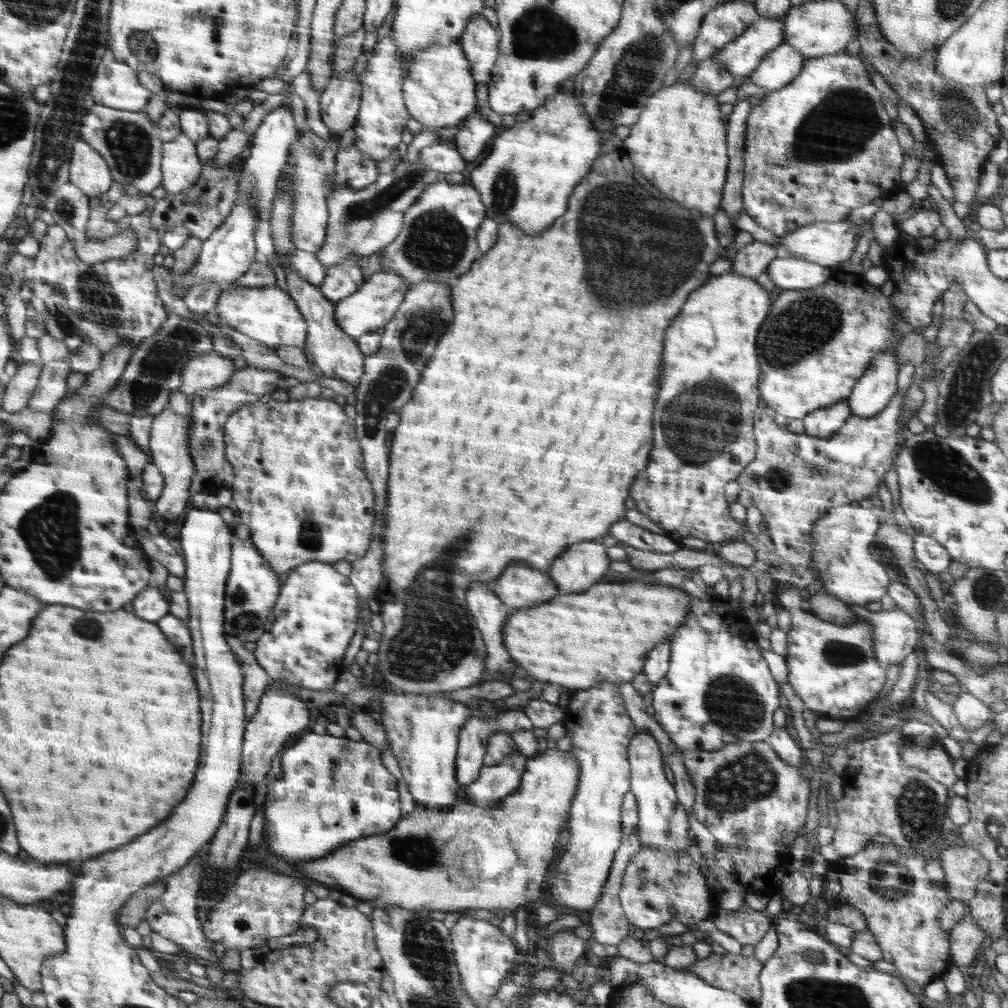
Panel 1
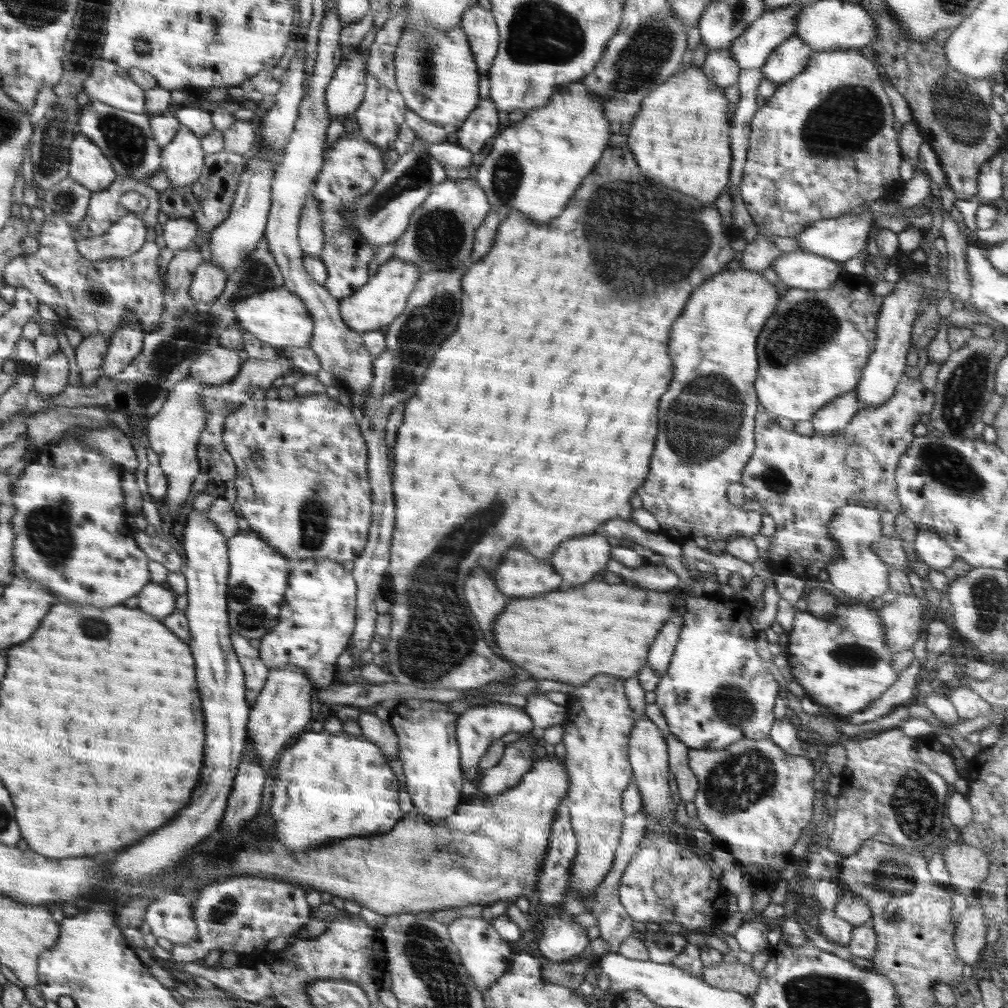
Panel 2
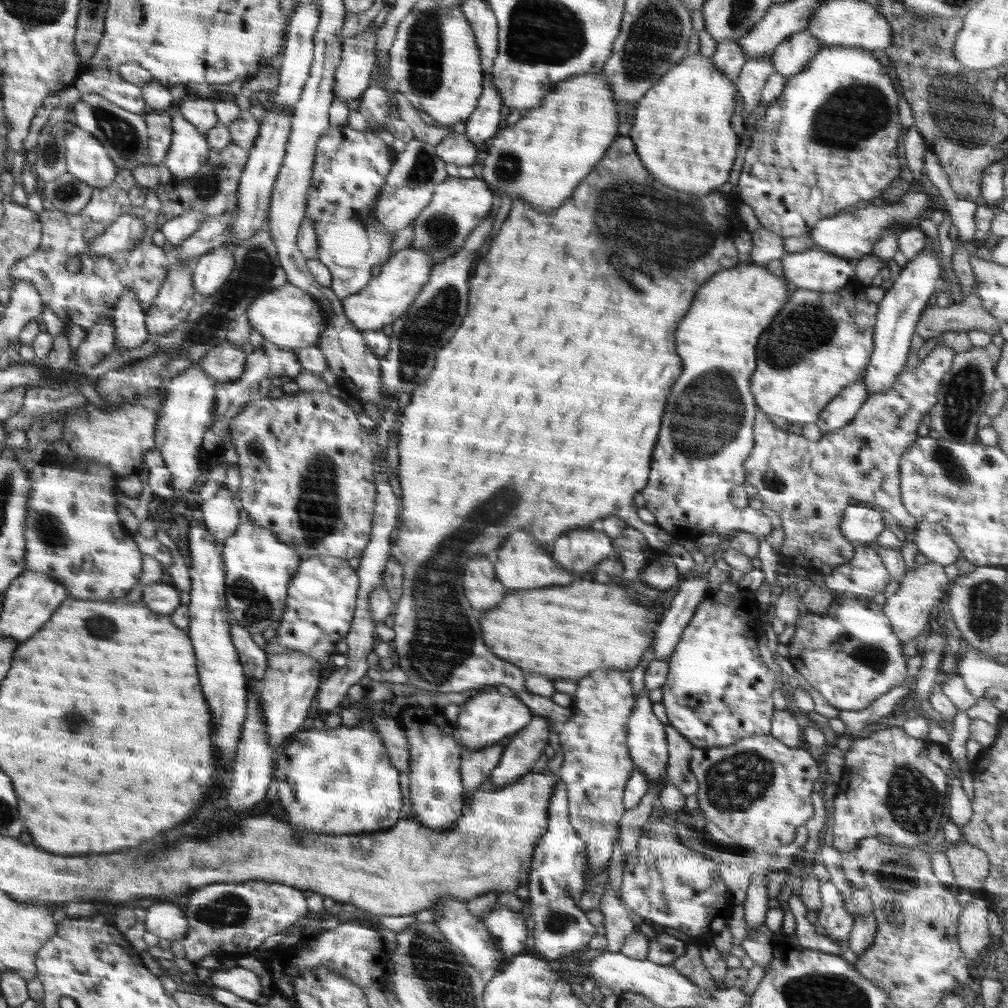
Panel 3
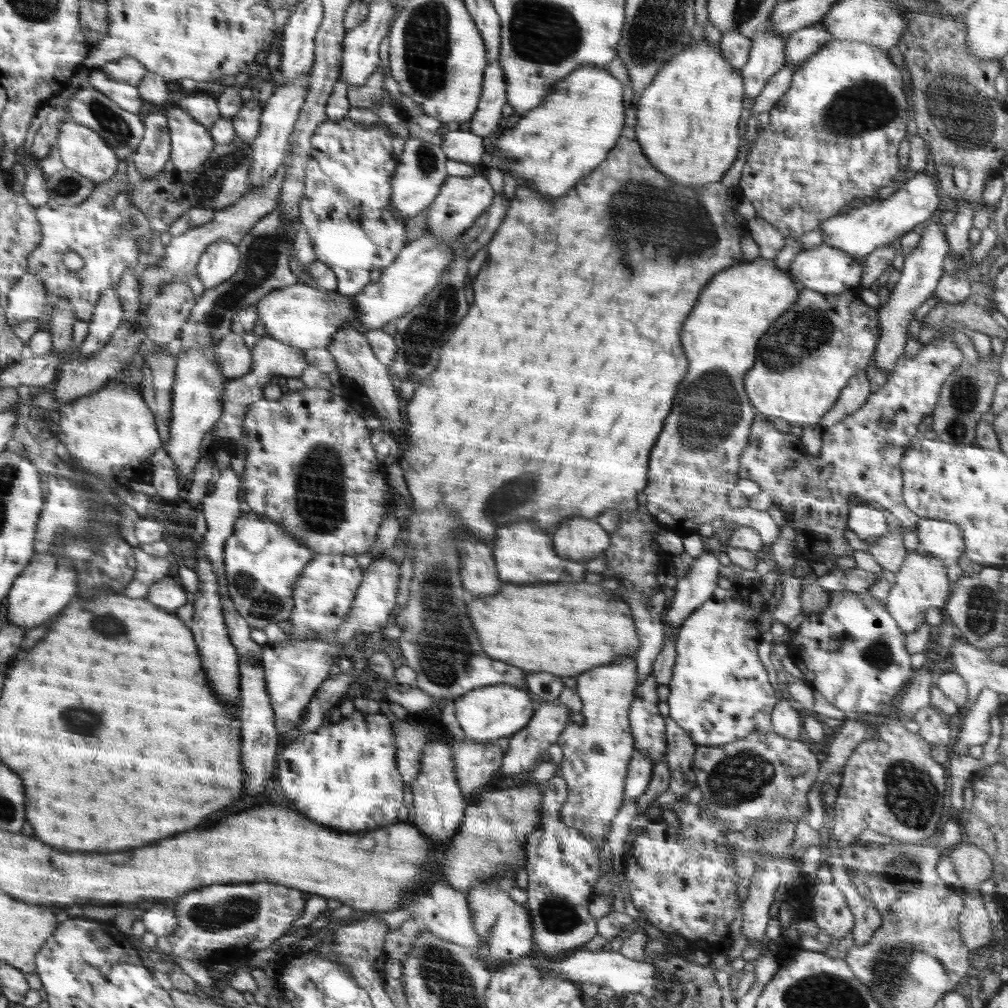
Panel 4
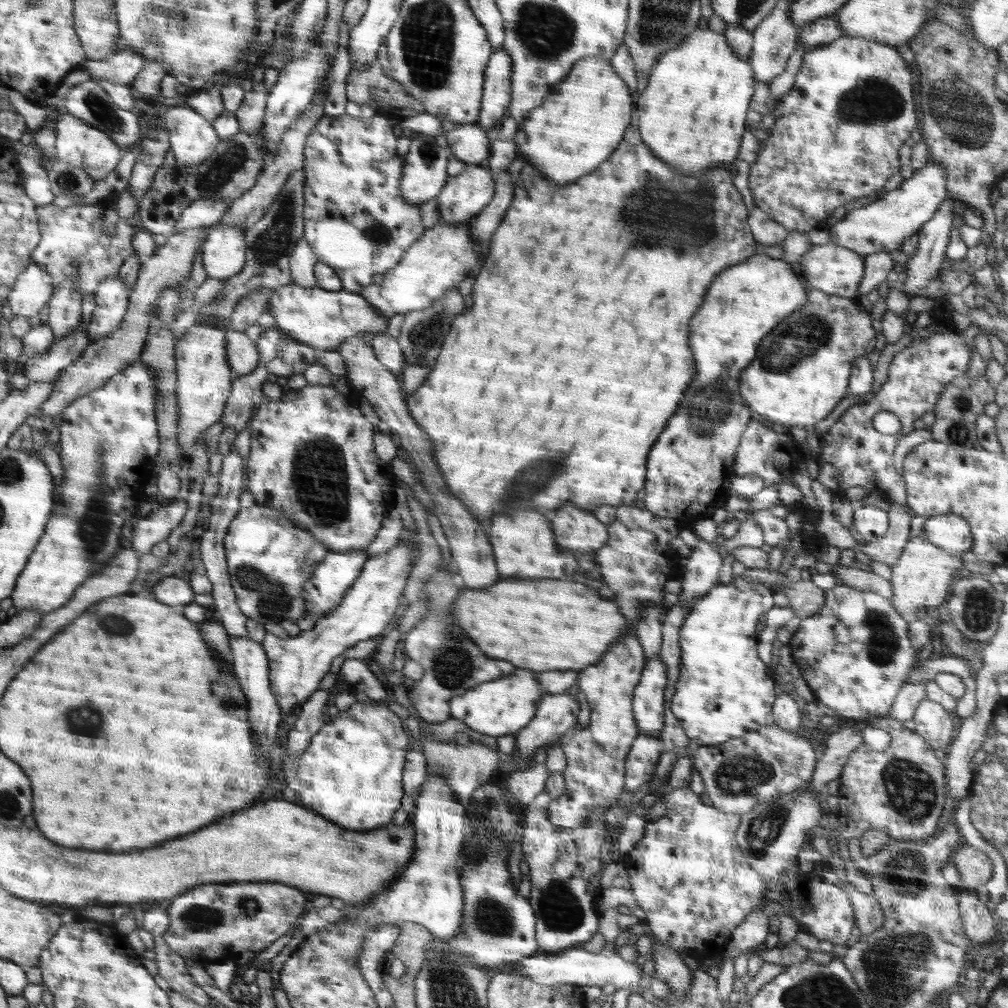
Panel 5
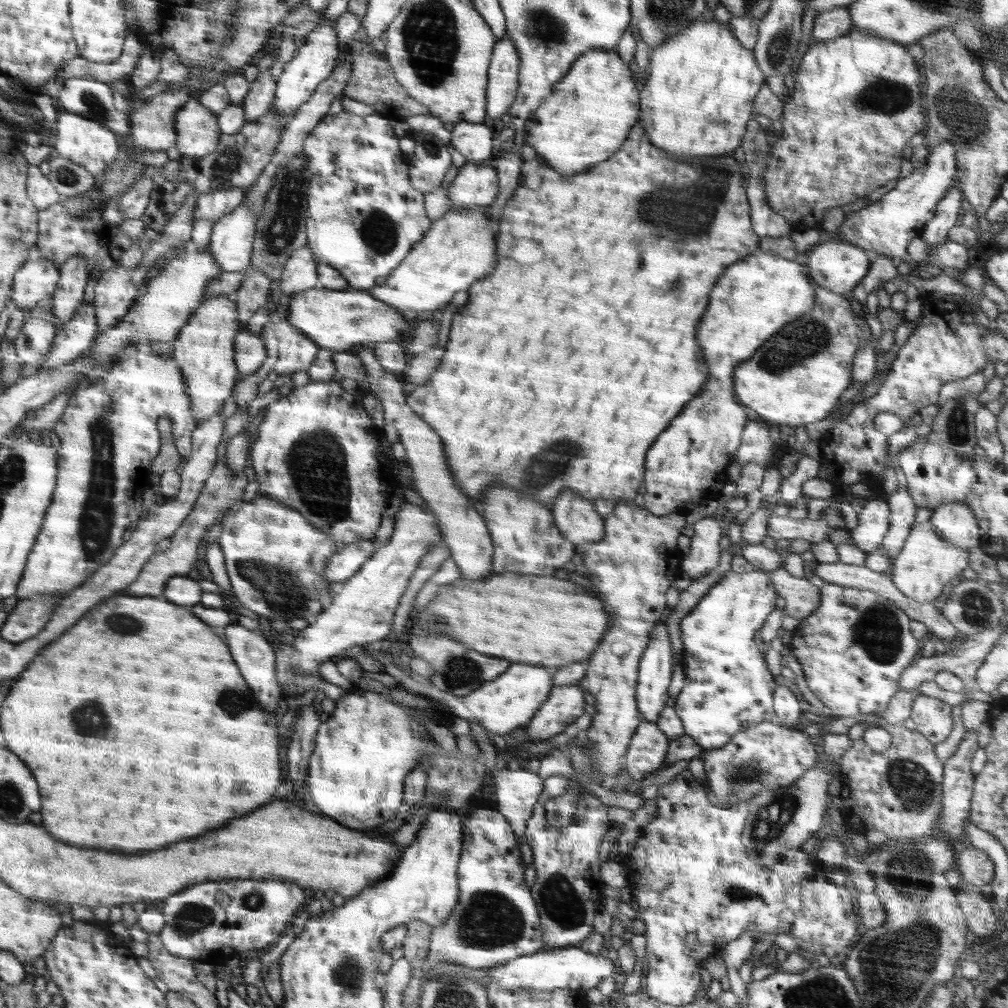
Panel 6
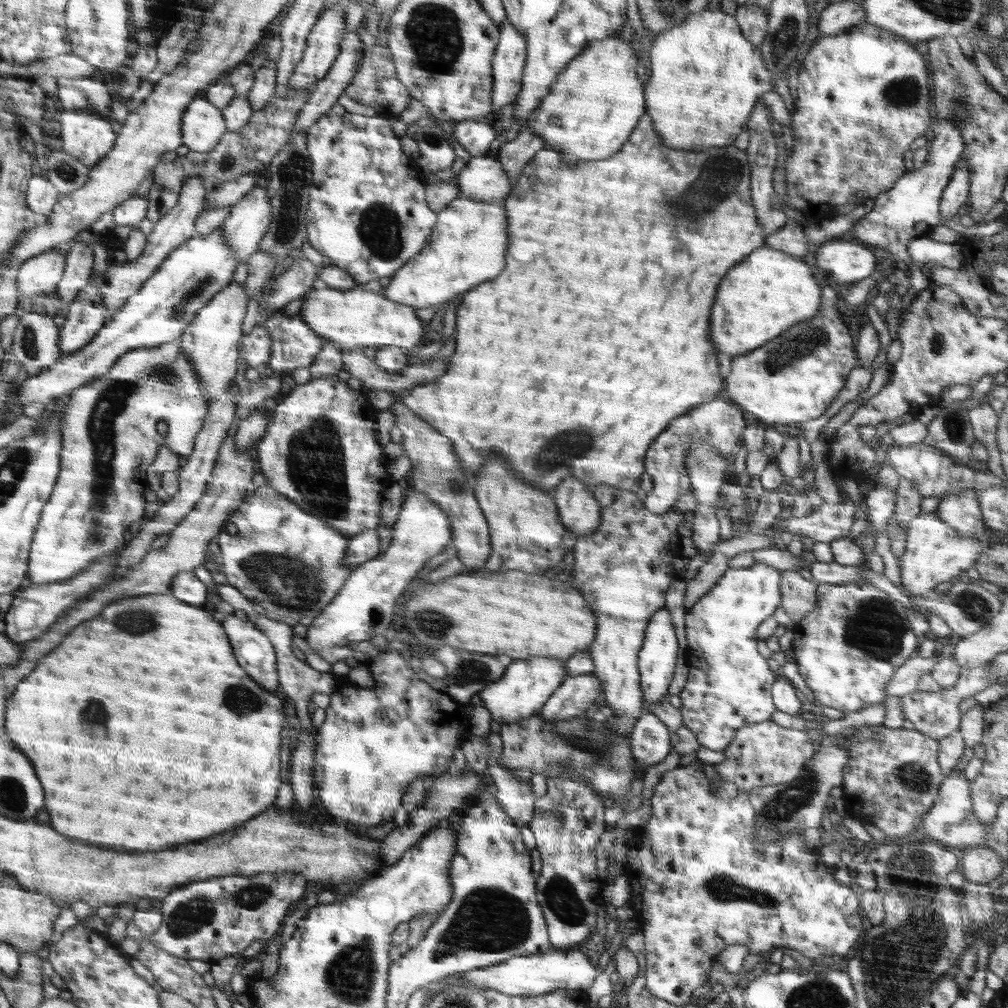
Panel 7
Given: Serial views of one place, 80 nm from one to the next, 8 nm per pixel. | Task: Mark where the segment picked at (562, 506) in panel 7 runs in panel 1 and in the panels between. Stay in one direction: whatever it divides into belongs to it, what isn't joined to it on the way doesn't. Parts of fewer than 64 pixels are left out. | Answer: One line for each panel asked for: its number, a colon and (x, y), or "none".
1: (584, 563)
2: (577, 560)
3: (580, 550)
4: (578, 539)
5: (575, 530)
6: (577, 519)

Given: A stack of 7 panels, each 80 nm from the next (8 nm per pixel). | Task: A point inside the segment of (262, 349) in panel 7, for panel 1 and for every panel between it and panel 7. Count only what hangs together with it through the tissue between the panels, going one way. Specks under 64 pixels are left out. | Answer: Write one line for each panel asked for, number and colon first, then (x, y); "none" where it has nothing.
1: (209, 370)
2: (218, 366)
3: (227, 362)
4: (234, 358)
5: (241, 352)
6: (250, 352)

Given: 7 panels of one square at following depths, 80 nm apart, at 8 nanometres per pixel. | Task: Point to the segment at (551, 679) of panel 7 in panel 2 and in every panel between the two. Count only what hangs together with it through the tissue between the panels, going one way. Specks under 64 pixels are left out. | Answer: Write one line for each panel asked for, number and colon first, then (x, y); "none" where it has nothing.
2: (479, 726)
3: (487, 718)
4: (492, 714)
5: (500, 708)
6: (512, 700)

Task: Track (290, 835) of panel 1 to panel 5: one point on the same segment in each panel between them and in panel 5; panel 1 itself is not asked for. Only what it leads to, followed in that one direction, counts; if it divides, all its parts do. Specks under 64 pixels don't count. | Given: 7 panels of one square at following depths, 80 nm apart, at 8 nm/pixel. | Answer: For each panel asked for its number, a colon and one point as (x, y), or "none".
2: (342, 783)
3: (332, 781)
4: (345, 775)
5: (351, 774)

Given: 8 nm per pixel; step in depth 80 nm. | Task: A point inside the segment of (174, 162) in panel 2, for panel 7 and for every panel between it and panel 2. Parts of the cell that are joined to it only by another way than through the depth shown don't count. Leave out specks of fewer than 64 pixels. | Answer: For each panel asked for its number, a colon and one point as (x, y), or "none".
3: (188, 151)
4: (191, 144)
5: (192, 138)
6: (198, 133)
7: (203, 125)

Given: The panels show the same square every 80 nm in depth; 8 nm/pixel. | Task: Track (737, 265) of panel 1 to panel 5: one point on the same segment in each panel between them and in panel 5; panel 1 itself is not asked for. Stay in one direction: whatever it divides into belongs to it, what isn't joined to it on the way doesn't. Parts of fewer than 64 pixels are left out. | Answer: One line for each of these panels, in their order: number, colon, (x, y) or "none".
2: (760, 254)
3: (768, 246)
4: (770, 241)
5: (766, 232)

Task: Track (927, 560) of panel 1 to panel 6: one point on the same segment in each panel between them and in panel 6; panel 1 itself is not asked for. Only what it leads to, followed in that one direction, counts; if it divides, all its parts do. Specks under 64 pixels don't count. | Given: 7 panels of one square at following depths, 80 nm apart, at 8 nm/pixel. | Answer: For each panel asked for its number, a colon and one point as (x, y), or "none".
2: (931, 547)
3: (932, 539)
4: (942, 539)
5: (950, 532)
6: (955, 523)

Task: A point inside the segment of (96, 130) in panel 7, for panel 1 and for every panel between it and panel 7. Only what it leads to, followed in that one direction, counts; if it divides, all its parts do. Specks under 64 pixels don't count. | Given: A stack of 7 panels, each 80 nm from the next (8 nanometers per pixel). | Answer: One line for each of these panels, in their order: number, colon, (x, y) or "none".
1: (89, 171)
2: (89, 167)
3: (87, 159)
4: (82, 150)
5: (79, 144)
6: (85, 141)

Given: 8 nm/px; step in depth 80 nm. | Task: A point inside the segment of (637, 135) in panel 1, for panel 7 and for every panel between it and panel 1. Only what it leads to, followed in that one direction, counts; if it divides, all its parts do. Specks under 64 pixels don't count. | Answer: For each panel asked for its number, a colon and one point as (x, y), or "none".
2: (680, 136)
3: (681, 131)
4: (687, 120)
5: (691, 113)
6: (698, 99)
7: (706, 78)

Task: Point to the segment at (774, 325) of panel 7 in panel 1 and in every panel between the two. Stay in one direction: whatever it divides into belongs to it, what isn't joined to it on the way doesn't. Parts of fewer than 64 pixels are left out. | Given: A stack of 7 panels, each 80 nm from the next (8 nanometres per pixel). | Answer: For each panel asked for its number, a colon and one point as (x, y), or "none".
1: (703, 438)
2: (705, 437)
3: (698, 459)
4: (694, 464)
5: (689, 471)
6: (752, 301)

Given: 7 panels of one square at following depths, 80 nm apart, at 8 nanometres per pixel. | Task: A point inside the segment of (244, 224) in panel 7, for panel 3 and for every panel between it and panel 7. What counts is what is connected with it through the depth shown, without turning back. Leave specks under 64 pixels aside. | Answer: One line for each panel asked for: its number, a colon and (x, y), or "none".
3: (212, 270)
4: (221, 260)
5: (224, 253)
6: (232, 239)

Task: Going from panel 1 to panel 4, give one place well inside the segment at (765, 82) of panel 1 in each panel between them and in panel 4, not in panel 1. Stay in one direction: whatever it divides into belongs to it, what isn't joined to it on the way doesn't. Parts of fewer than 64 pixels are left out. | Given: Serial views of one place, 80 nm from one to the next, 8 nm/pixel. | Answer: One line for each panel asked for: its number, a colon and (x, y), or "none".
2: (792, 55)
3: (789, 57)
4: (802, 44)

